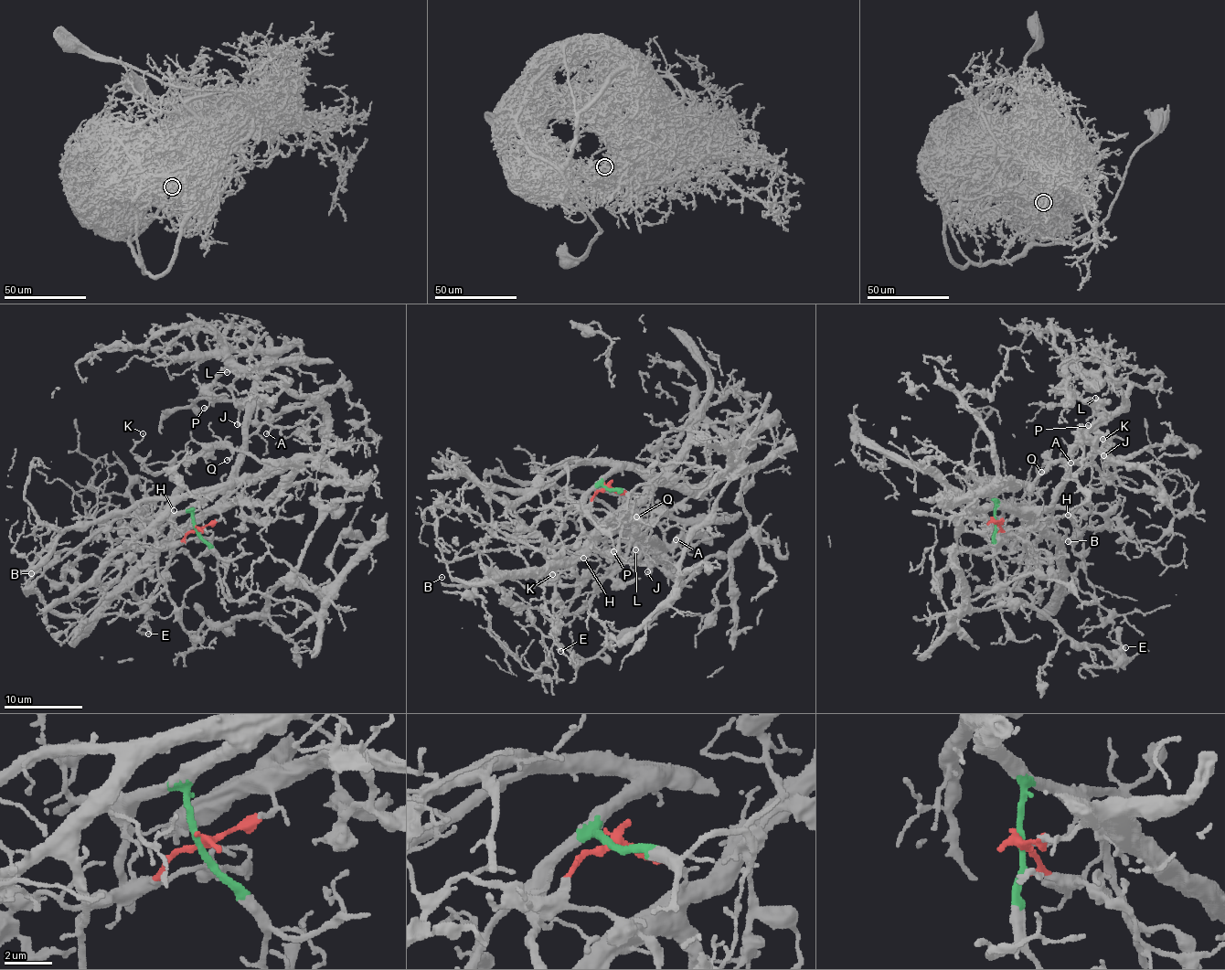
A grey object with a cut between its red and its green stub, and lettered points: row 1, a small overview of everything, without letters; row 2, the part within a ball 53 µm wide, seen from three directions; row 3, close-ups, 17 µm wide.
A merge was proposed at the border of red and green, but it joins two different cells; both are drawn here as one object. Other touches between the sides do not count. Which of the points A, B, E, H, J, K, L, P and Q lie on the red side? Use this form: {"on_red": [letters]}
{"on_red": ["A", "B", "E", "H", "J", "K", "L", "P"]}

